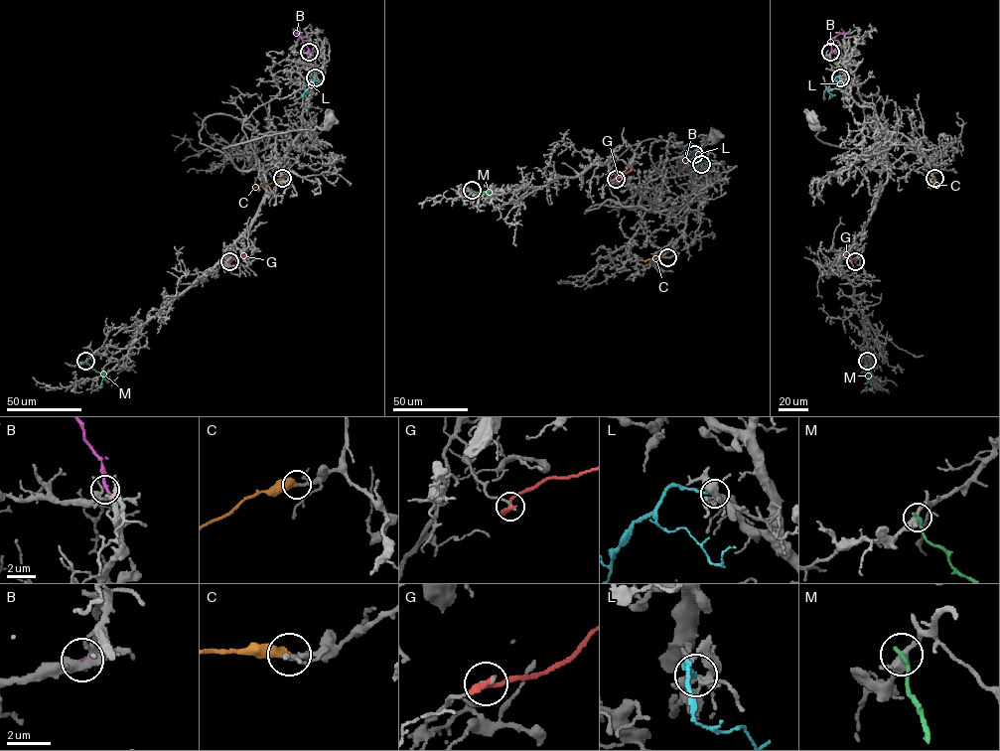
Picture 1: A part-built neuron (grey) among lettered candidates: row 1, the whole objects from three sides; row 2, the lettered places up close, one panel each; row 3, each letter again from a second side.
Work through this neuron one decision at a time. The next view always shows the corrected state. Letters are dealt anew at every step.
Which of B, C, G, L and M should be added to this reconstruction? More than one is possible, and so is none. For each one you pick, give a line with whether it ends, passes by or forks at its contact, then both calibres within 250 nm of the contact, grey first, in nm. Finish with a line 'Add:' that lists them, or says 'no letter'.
C: it ends there; 160 nm thick on the grey side, 460 nm on the other
Add: C

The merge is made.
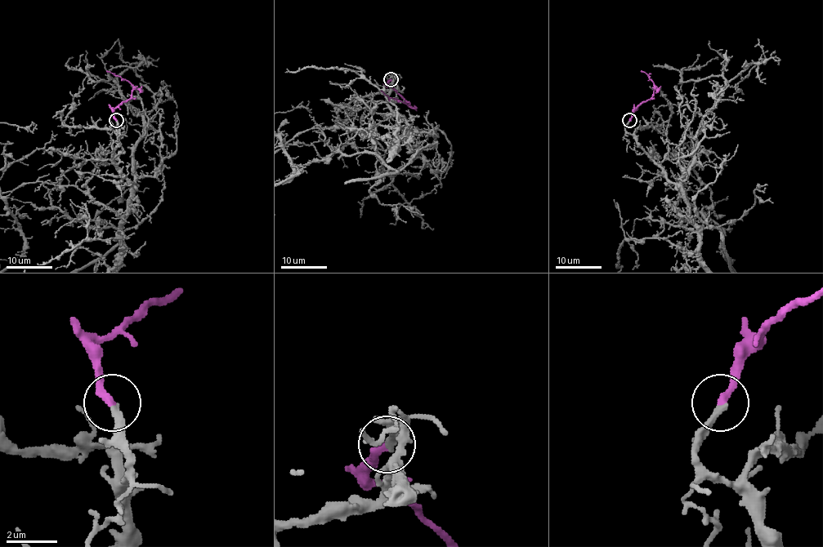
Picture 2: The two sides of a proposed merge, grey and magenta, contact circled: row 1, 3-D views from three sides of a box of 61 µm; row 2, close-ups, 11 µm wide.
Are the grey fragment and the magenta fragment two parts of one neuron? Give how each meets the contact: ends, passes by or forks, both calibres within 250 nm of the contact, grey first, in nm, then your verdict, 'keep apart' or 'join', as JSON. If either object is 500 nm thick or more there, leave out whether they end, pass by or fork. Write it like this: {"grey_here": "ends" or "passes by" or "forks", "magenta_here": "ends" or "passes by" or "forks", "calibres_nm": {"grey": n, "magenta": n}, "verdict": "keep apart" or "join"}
{"grey_here": "ends", "magenta_here": "ends", "calibres_nm": {"grey": 300, "magenta": 320}, "verdict": "join"}

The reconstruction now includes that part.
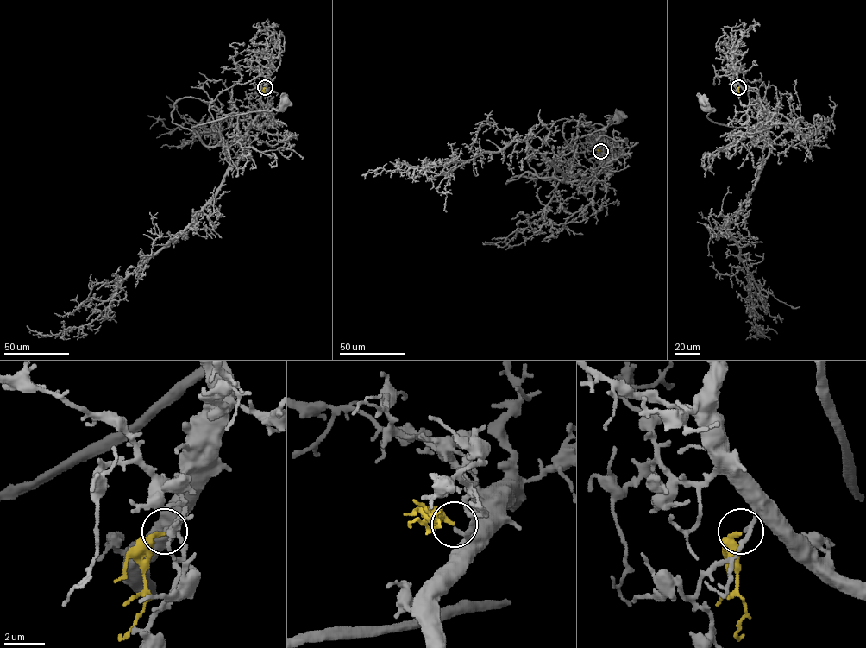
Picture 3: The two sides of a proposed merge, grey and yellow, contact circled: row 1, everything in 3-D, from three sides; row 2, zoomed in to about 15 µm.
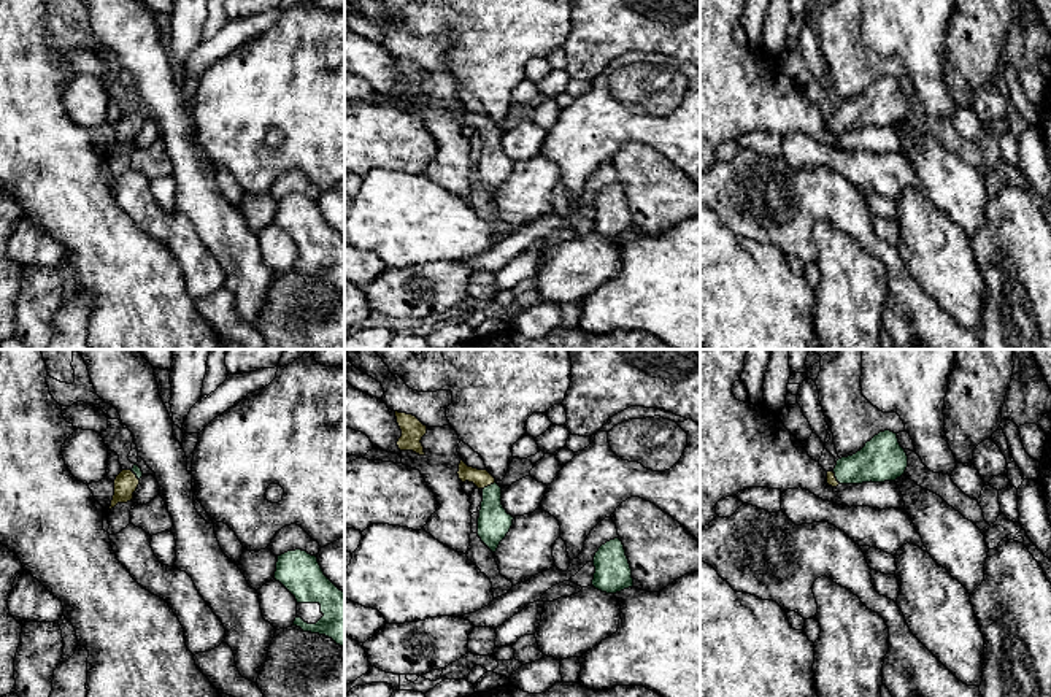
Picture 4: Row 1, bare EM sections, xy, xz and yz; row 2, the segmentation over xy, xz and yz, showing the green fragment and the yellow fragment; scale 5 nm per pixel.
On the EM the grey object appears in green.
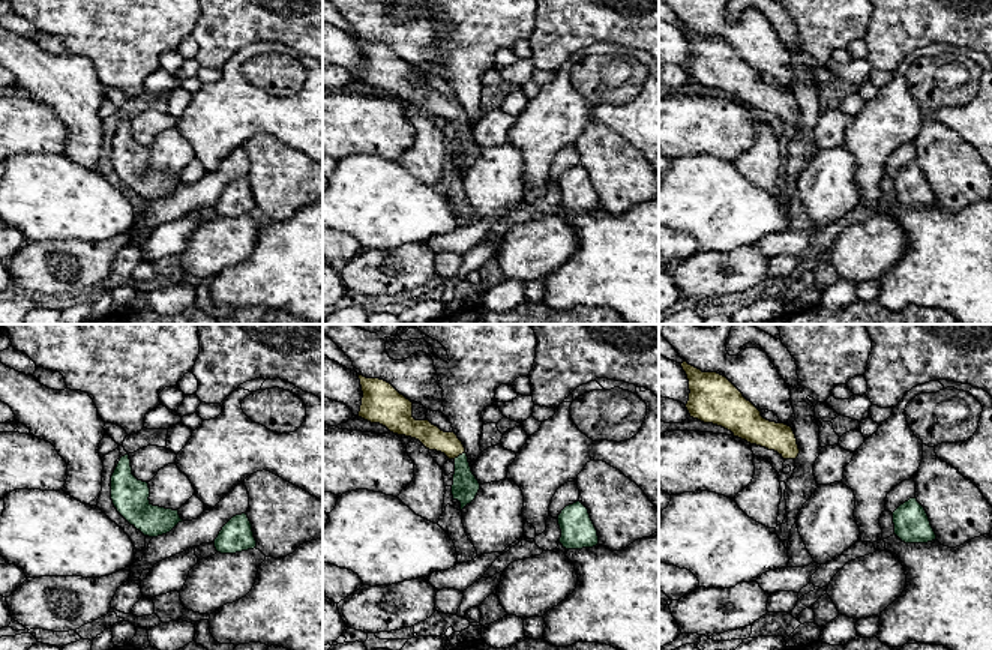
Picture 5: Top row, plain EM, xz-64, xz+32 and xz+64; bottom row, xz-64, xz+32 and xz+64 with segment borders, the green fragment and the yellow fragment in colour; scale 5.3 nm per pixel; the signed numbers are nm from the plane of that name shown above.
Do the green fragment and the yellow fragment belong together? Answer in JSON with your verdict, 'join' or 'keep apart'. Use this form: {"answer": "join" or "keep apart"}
{"answer": "join"}

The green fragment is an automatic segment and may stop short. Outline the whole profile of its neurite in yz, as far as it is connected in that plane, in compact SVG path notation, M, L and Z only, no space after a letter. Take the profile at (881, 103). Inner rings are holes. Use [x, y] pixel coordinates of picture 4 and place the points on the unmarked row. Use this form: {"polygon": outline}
{"polygon": "M880 76L853 100L841 102L832 116L827 116L827 129L884 127L900 122L908 111L908 100L900 90L897 78Z"}

